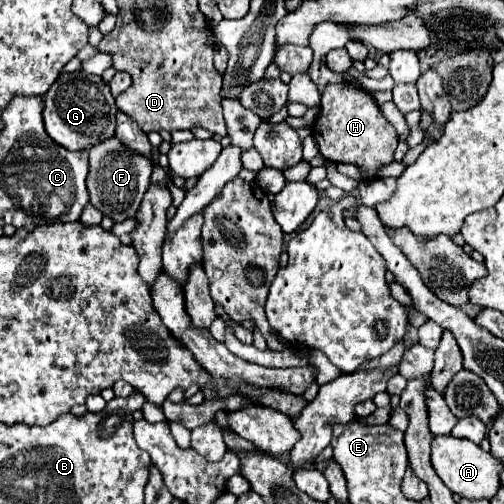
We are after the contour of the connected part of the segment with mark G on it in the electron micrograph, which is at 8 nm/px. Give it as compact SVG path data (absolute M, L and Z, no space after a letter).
M78 70L58 76L54 86L44 96L42 116L46 132L54 142L64 146L66 150L88 150L90 146L114 136L116 112L118 108L114 104L114 96L110 94L108 84L100 76Z

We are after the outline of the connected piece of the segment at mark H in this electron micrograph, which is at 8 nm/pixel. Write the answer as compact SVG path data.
M348 82L326 84L322 90L322 110L312 128L312 136L326 160L358 164L368 174L372 174L378 166L392 162L392 154L398 144L396 130L382 116L374 98L364 88Z

